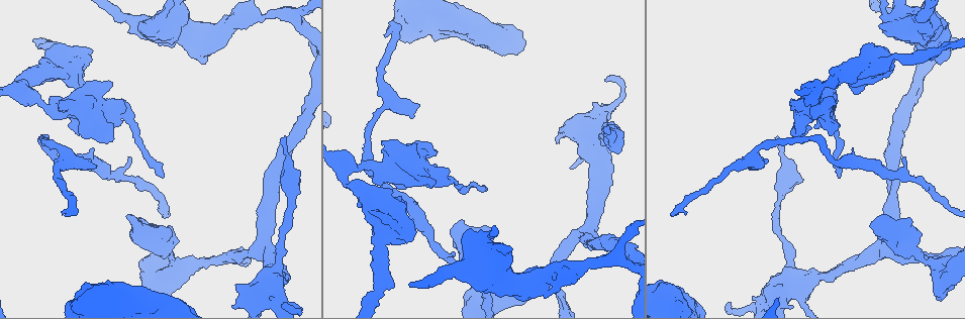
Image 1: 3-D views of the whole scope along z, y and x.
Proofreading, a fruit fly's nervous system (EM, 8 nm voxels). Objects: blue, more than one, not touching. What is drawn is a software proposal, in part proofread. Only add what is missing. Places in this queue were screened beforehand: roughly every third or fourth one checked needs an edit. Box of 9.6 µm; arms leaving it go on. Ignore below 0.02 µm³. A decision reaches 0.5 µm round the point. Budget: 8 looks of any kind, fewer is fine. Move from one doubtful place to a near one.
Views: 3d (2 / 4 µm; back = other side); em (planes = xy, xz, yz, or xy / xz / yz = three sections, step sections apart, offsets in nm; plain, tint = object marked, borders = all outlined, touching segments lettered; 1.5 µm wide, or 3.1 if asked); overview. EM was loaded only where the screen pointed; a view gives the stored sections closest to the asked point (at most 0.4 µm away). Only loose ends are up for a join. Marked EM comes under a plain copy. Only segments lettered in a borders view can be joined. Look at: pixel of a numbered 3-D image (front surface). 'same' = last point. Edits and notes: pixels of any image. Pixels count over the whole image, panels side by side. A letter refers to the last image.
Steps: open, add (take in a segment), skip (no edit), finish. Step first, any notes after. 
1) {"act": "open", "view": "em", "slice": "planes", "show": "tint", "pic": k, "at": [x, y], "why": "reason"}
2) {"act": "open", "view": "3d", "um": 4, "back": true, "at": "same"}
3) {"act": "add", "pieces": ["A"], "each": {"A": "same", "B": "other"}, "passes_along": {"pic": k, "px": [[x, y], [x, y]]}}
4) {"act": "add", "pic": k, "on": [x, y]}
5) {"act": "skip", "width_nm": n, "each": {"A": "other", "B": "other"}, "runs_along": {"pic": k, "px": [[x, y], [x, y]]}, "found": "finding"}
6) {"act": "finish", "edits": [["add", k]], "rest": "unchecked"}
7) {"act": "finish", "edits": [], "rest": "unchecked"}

{"act": "open", "view": "em", "slice": "planes", "show": "borders", "pic": 1, "at": [58, 107]}

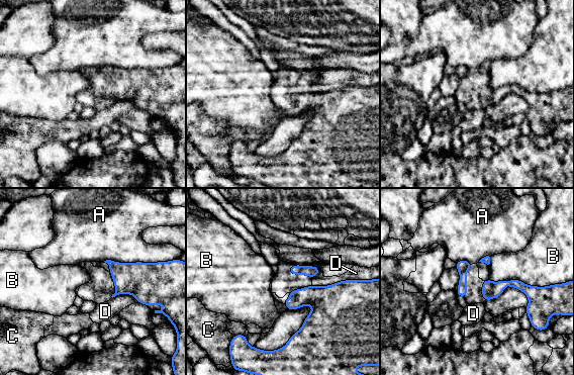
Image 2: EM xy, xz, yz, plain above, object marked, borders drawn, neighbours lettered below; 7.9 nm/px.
{"act": "skip", "each": {"A": "other", "B": "other", "C": "other", "D": "other"}, "runs_along": {"pic": 2, "px": [[339, 284], [327, 315], [275, 364]]}, "found": "none of them fits"}

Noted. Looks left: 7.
{"act": "open", "view": "em", "slice": "xz", "step": 4, "show": "borders", "pic": 1, "at": [66, 214], "why": "branch stops here"}

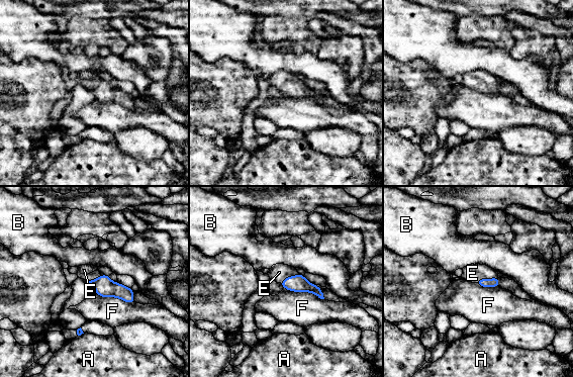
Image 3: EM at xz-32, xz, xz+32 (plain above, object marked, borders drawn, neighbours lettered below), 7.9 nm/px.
{"act": "add", "pieces": ["E"], "longest_contact_nm": ["F", 340], "each": {"A": "other", "B": "other", "E": "same", "F": "other"}, "passes_along": {"pic": 3, "px": [[484, 282], [486, 278], [472, 273]]}, "found": "it goes on there"}

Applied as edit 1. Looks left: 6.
{"act": "open", "view": "overview", "why": "see it whole again"}

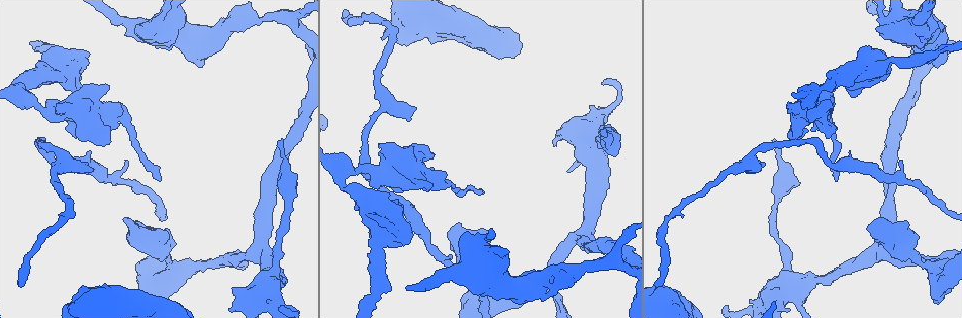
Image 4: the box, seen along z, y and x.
{"act": "open", "view": "em", "slice": "planes", "show": "tint", "pic": 4, "at": [939, 297], "why": "branch stops here"}

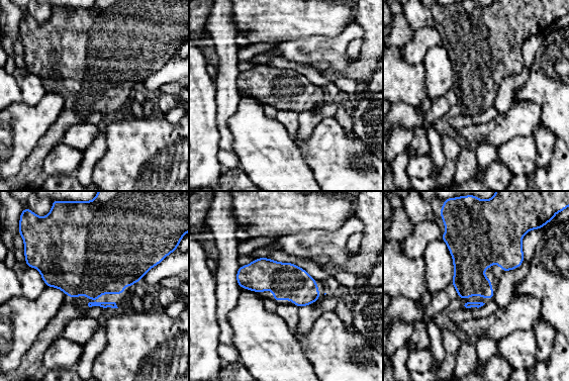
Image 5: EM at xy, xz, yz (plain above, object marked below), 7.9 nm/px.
{"act": "open", "view": "em", "slice": "planes", "show": "borders", "at": "same"}

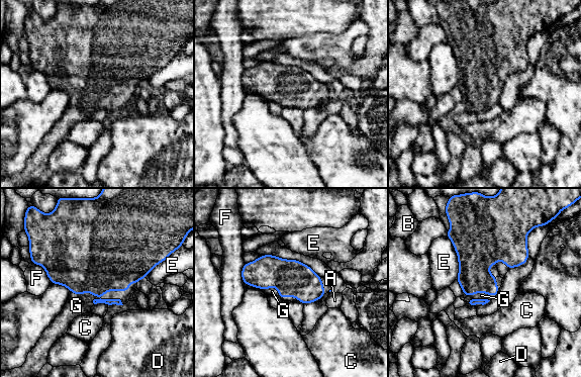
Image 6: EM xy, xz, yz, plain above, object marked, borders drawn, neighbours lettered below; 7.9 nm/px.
{"act": "add", "pieces": ["G"], "each": {"A": "other", "B": "other", "C": "other", "D": "other", "E": "other", "F": "other", "G": "same"}, "found": "the neuron continues"}

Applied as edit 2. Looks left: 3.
{"act": "finish", "edits": [["add", 3], ["add", 6]], "rest": "unchecked"}

